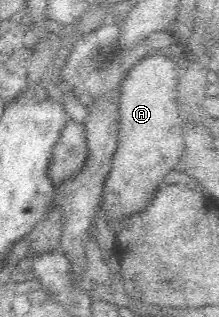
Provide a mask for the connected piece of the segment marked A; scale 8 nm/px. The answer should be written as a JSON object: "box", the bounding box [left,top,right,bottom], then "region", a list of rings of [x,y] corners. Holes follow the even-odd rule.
{"box":[103,51,184,232],"region":[[[158,51],[154,57],[146,57],[134,65],[124,77],[118,89],[118,134],[117,149],[111,161],[112,171],[103,187],[103,209],[108,225],[113,232],[120,229],[124,217],[142,211],[156,195],[158,185],[164,177],[178,168],[184,151],[184,126],[176,103],[176,85],[183,63],[181,54],[178,61],[172,61]],[[176,67],[180,67],[176,75]]]}

